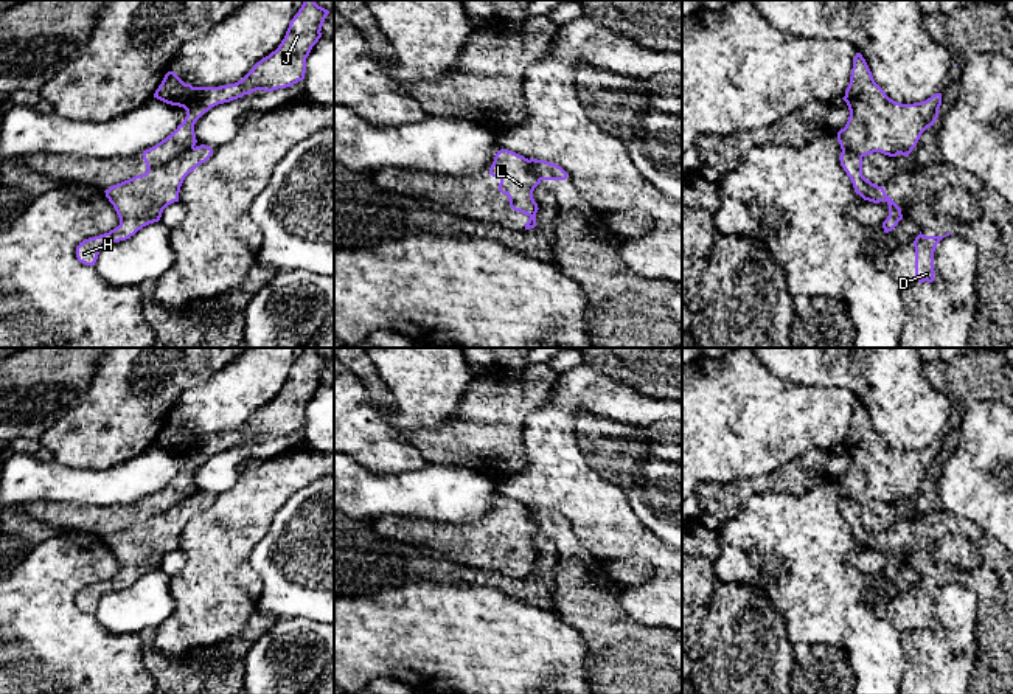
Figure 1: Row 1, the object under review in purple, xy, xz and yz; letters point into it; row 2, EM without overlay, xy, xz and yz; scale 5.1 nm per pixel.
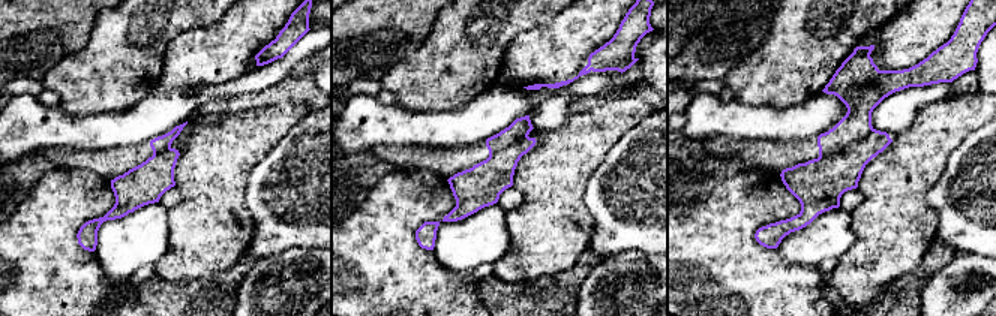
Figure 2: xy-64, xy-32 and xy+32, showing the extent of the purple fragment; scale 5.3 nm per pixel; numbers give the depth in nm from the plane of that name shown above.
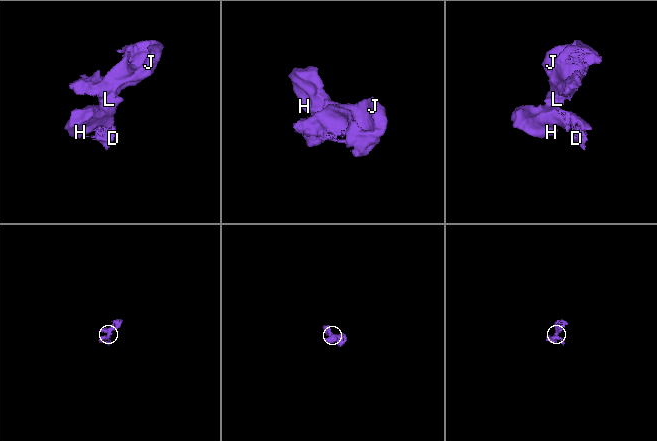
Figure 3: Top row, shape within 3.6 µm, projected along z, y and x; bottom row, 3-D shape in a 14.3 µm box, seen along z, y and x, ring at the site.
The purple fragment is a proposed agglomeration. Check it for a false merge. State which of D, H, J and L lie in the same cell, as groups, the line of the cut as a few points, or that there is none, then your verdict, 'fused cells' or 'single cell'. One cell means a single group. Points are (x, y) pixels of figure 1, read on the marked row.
D H / J L; cut in xy along (193, 146), (148, 171); fused cells

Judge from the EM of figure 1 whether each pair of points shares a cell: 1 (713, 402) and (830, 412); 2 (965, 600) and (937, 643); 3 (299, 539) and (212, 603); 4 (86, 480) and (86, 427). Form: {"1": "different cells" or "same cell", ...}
{"1": "same cell", "2": "same cell", "3": "different cells", "4": "different cells"}

